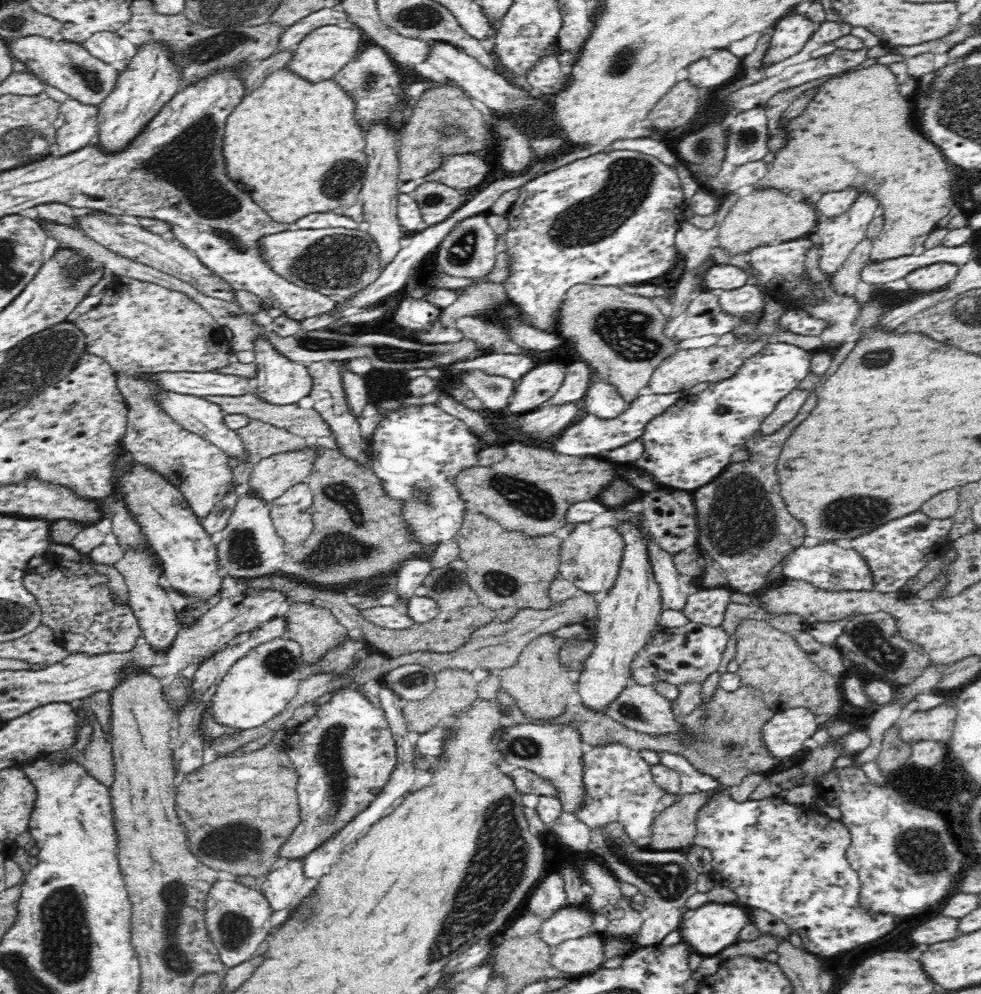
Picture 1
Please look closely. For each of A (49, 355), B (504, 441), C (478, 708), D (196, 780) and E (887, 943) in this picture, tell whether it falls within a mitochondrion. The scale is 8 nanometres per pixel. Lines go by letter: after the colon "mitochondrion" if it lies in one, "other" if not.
A: mitochondrion
B: other
C: other
D: other
E: other

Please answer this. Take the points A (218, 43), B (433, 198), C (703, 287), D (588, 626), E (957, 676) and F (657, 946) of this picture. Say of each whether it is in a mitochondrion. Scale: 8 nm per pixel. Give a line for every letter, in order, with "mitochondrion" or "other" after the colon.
A: mitochondrion
B: mitochondrion
C: other
D: other
E: other
F: other

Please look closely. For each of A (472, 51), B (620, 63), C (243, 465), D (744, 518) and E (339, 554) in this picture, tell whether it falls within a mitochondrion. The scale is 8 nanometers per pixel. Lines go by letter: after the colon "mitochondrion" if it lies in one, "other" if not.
A: other
B: mitochondrion
C: other
D: mitochondrion
E: mitochondrion

